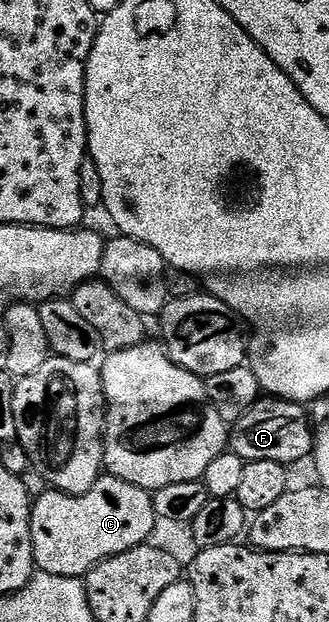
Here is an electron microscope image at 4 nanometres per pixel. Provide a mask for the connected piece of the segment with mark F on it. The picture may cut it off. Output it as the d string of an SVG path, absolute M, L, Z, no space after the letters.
M260 398L252 409L231 427L231 449L246 463L275 461L290 465L300 458L312 456L313 445L313 424L306 408L300 403L290 403L287 399Z

